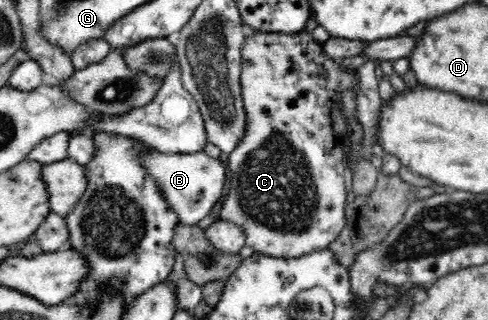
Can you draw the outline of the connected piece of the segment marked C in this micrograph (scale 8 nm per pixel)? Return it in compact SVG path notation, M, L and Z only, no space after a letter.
M256 32L254 35L247 36L243 47L241 47L241 75L239 75L240 79L239 81L241 82L241 98L242 98L242 103L243 103L243 110L245 110L245 133L241 135L241 139L239 139L239 143L237 143L235 149L231 153L228 153L227 156L227 169L229 171L225 175L225 193L221 195L221 201L219 203L219 215L215 218L216 220L221 220L221 221L229 221L239 227L241 227L241 230L245 232L245 246L251 247L253 249L253 253L257 254L263 254L263 255L268 255L268 256L273 256L276 258L298 258L301 257L302 255L307 255L322 249L327 248L329 244L332 244L335 242L338 238L339 235L341 235L341 231L343 231L343 228L345 227L346 224L346 213L345 213L345 208L346 208L346 199L347 199L347 189L345 188L345 178L343 178L343 175L345 173L345 163L347 160L347 155L351 151L351 144L349 141L348 133L347 133L347 128L345 128L345 121L343 120L343 110L342 110L342 102L340 101L340 93L343 91L343 89L347 88L353 88L353 90L357 90L357 75L350 71L350 69L345 69L345 67L341 66L339 63L339 60L336 60L334 58L329 57L328 55L324 54L323 48L320 43L317 43L314 38L312 37L311 33L308 32L297 32L296 34L285 34L285 33L280 33L280 32Z

